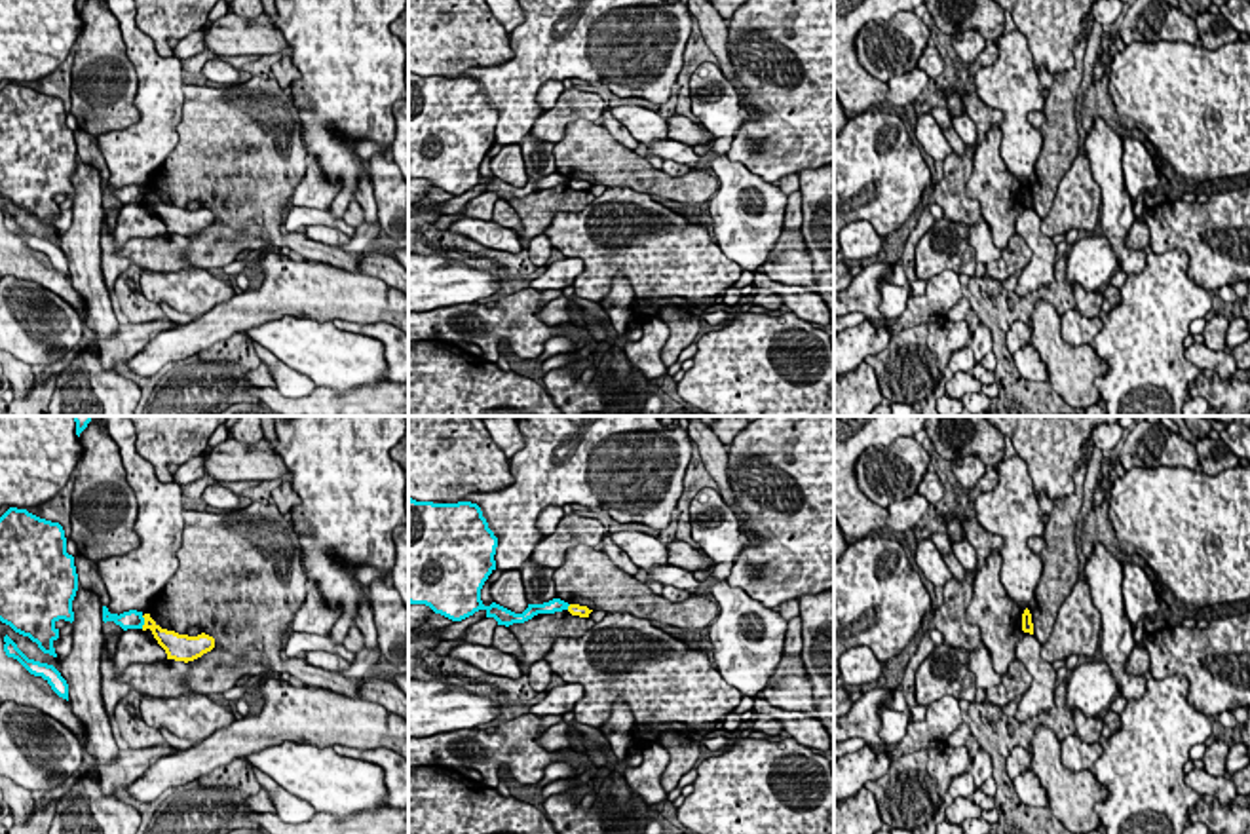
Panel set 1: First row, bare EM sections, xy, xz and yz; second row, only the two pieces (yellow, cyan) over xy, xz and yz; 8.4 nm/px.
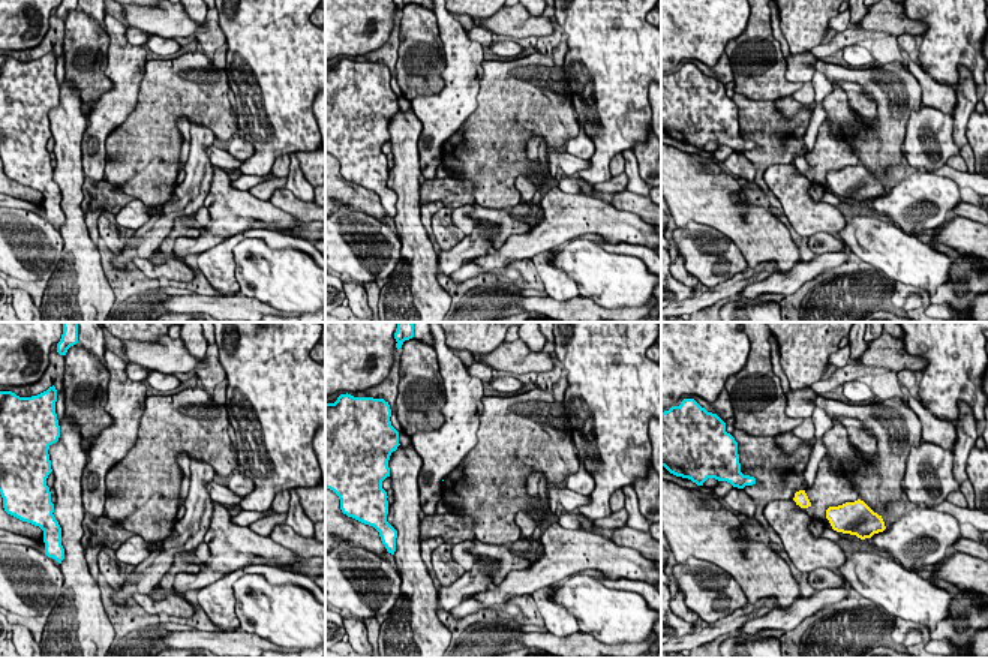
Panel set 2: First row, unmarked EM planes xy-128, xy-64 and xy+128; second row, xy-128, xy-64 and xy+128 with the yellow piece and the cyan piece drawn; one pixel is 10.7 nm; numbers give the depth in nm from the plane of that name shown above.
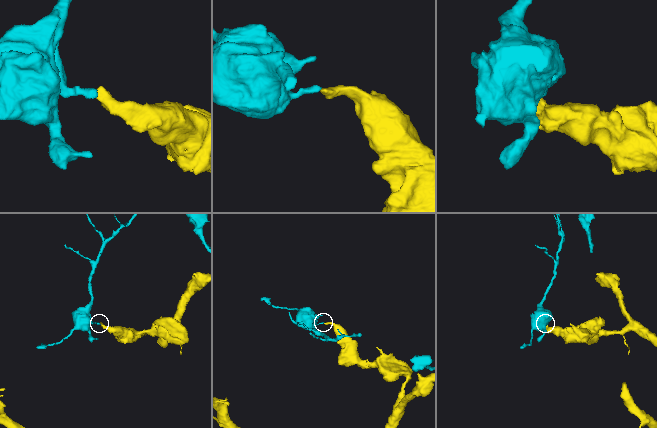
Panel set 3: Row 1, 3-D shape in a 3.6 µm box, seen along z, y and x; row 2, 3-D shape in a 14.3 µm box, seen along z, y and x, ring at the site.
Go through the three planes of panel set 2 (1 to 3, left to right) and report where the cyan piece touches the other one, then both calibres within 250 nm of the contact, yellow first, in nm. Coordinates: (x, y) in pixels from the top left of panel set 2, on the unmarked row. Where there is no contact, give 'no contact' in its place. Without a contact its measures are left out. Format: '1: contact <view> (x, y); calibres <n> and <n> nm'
1: no contact
2: no contact
3: no contact

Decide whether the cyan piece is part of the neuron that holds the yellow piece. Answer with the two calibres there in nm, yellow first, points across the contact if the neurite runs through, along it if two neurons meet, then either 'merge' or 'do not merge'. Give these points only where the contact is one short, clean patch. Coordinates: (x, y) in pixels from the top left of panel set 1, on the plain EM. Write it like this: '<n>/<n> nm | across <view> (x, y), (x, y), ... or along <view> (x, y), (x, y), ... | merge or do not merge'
160/160 nm | along xy (141, 190), (143, 202) | do not merge

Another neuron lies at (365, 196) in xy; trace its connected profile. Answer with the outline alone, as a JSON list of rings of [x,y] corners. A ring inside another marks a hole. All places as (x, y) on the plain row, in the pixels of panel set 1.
[[[367,173],[361,175],[359,190],[353,199],[361,205],[365,213],[365,222],[369,224],[378,222],[378,205],[376,205],[374,192],[372,192],[372,180]]]

